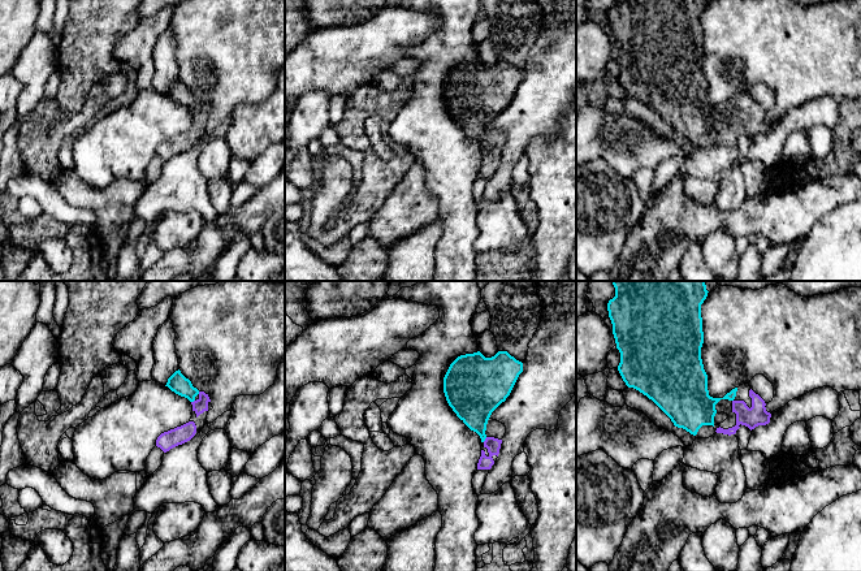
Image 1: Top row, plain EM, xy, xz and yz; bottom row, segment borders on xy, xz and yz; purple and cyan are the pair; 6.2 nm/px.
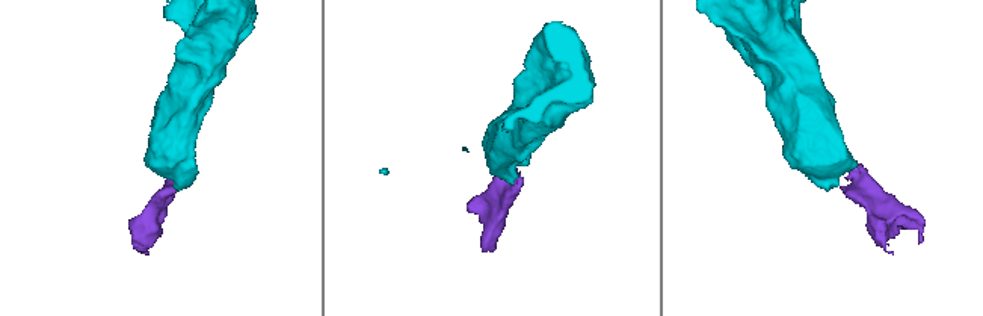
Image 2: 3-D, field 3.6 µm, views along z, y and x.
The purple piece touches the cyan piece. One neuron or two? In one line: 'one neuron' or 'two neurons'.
one neuron

